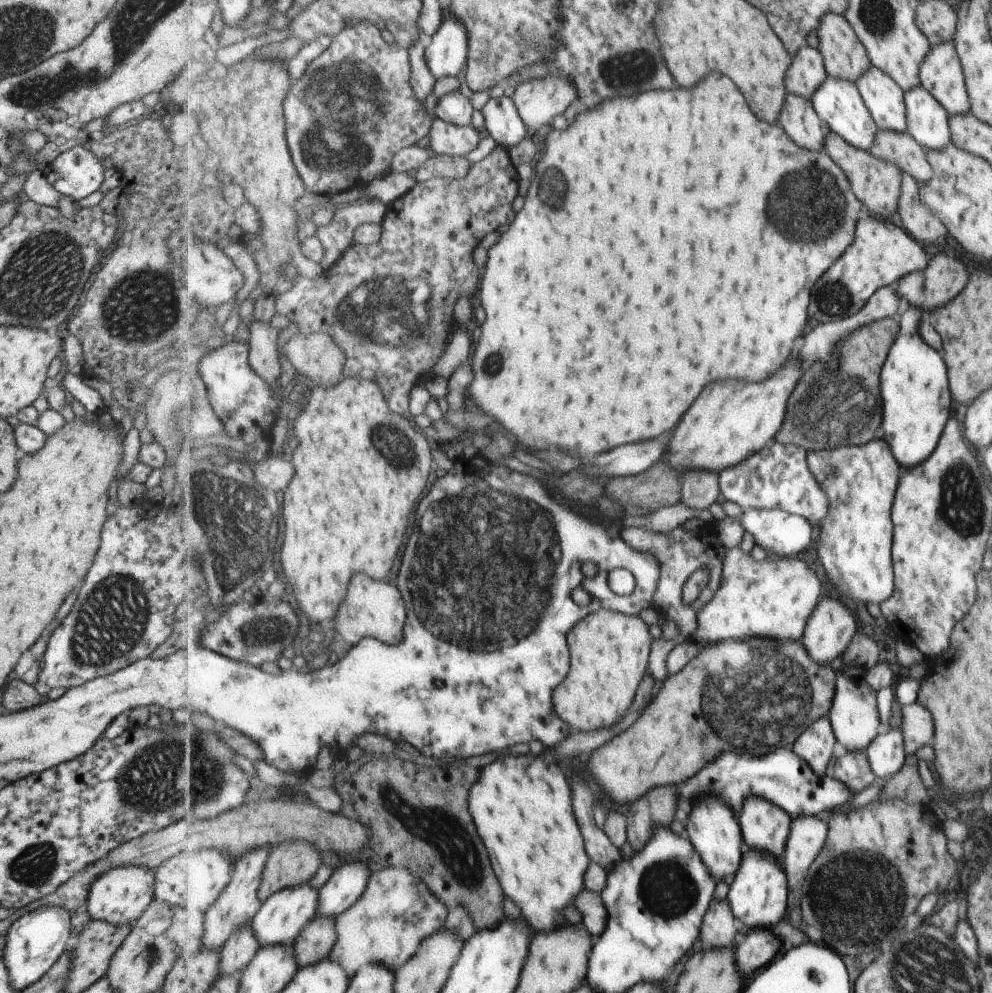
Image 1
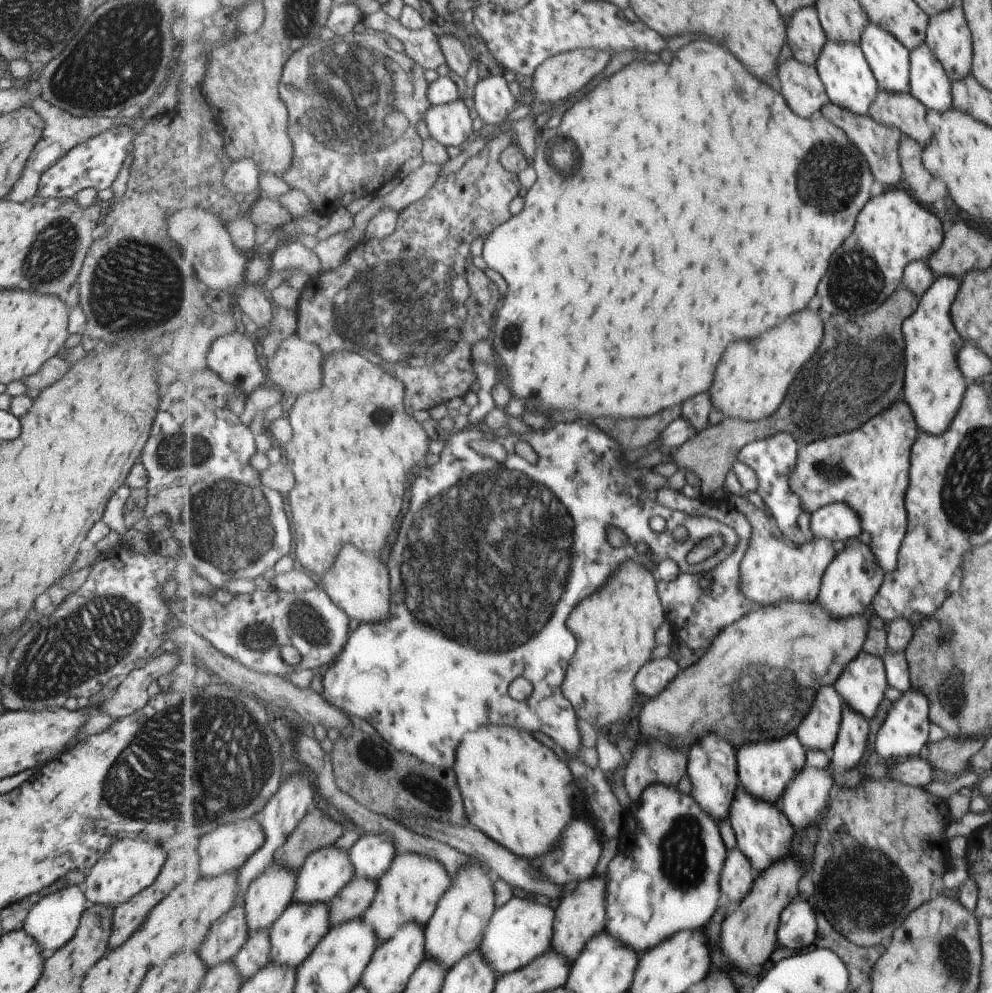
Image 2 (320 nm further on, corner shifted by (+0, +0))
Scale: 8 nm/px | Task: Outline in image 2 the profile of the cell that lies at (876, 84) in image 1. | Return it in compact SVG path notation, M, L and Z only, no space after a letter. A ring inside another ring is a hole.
M867 22L858 45L877 80L879 89L896 93L908 90L907 48L895 36L878 24Z

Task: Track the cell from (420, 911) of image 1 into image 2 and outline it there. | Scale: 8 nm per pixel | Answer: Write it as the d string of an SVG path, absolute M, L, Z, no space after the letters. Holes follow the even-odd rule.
M399 853L391 868L378 880L378 891L373 904L363 914L363 920L374 926L379 941L393 938L403 923L417 921L425 926L437 910L439 901L453 884L446 866L435 857L419 853Z

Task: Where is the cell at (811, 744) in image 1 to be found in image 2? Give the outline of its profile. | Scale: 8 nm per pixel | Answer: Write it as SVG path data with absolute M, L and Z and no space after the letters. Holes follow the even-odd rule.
M835 684L820 688L813 710L802 720L796 732L805 748L831 752L838 742L844 706L845 700Z

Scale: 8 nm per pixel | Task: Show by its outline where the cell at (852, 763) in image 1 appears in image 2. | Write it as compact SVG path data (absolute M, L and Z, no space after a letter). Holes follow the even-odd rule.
M849 705L843 707L842 727L838 742L831 749L832 764L839 773L846 773L861 762L867 744L867 722L865 717L855 712Z

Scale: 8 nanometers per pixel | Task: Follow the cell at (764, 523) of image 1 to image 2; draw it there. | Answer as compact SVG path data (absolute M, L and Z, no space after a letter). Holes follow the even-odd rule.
M846 502L831 503L812 513L809 527L813 536L825 537L835 543L857 538L862 531L859 515Z

